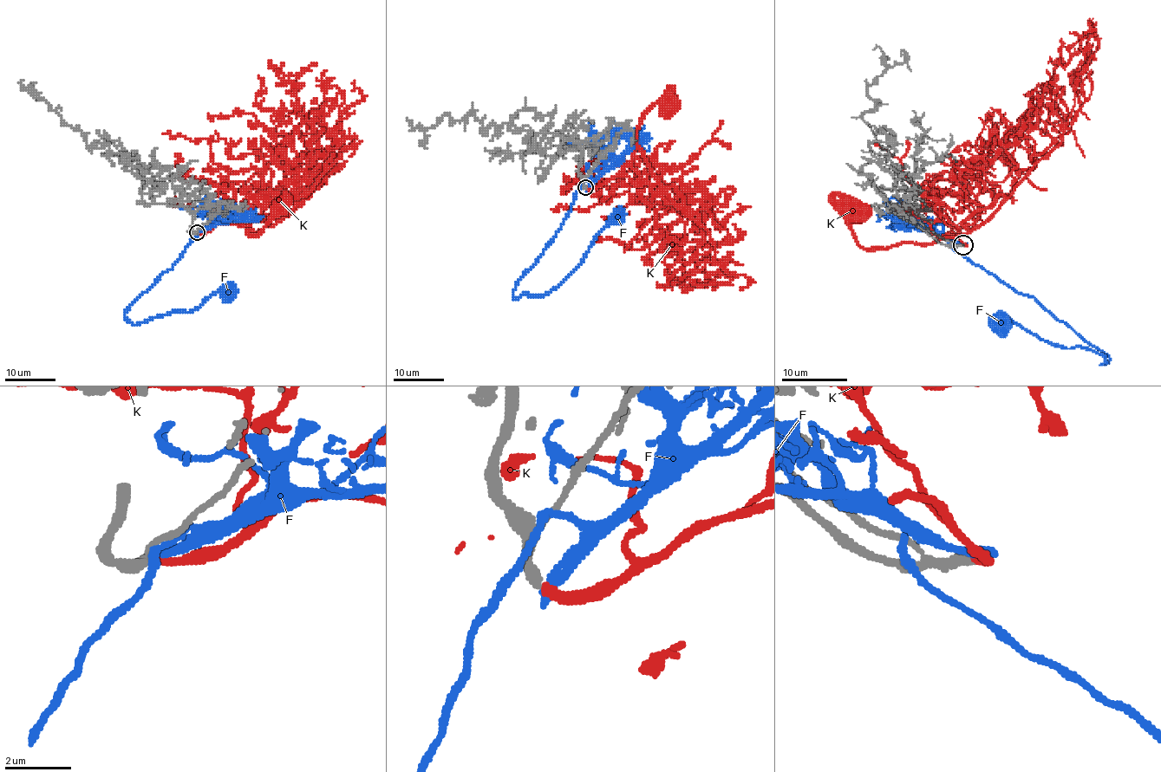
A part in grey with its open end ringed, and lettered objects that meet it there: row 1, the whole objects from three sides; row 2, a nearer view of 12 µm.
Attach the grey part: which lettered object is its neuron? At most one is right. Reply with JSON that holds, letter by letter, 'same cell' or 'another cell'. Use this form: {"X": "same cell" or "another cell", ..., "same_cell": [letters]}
{"F": "another cell", "K": "same cell", "same_cell": ["K"]}

